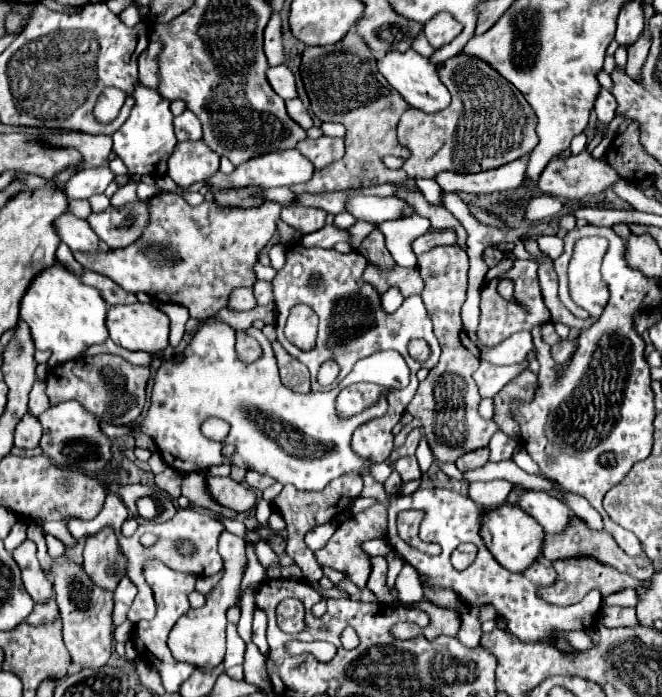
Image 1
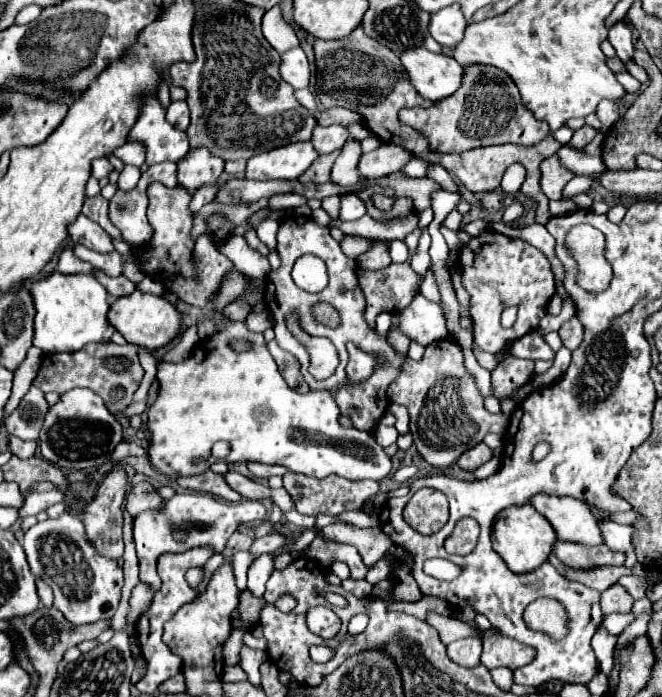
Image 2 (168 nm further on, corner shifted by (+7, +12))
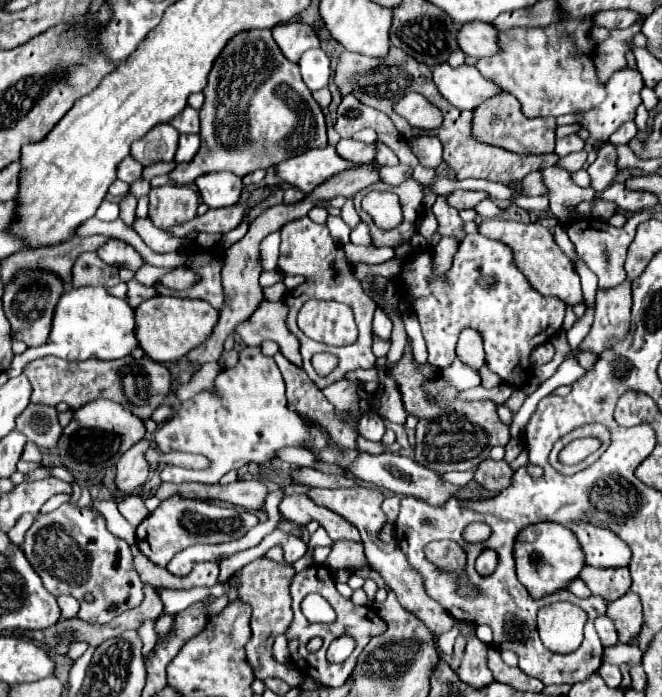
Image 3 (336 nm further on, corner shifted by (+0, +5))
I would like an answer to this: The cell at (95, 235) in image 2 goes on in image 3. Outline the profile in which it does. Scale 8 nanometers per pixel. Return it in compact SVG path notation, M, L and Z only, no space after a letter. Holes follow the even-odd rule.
M111 239L107 241L99 251L97 255L109 263L109 265L115 265L115 267L127 267L131 271L137 271L145 261L143 257L131 247L127 245L125 241L119 241L119 239Z

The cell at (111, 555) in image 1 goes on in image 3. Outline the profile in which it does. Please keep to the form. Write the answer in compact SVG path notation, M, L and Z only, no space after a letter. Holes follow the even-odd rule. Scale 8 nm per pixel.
M141 439L135 443L123 457L117 461L117 487L123 493L131 493L147 481L149 461L145 459L145 451L151 447L149 439Z

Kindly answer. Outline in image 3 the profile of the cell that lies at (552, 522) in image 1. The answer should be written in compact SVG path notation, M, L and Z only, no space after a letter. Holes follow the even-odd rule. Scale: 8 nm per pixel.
M573 523L571 531L577 535L591 567L615 569L629 565L631 549L615 533L591 523Z

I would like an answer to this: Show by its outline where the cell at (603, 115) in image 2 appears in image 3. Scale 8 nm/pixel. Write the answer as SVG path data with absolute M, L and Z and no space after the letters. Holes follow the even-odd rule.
M627 121L625 125L621 125L621 127L611 135L609 141L611 141L611 143L617 143L617 145L619 145L619 143L627 145L635 135L637 135L637 127L635 127L635 123L633 123L633 121Z

